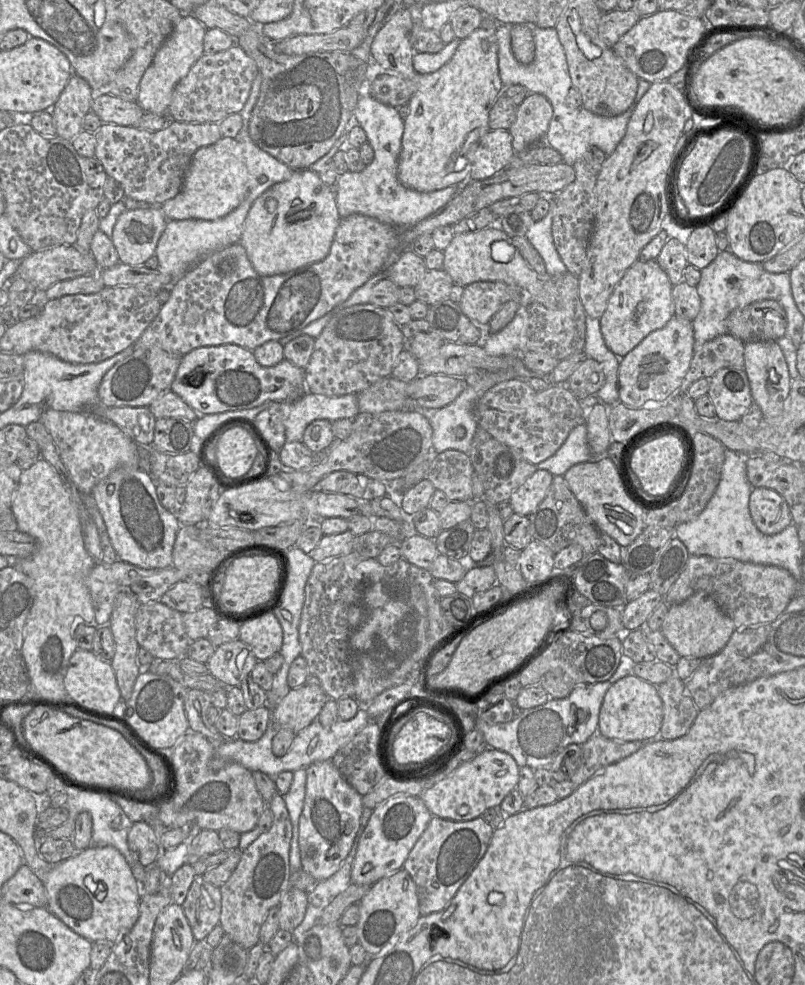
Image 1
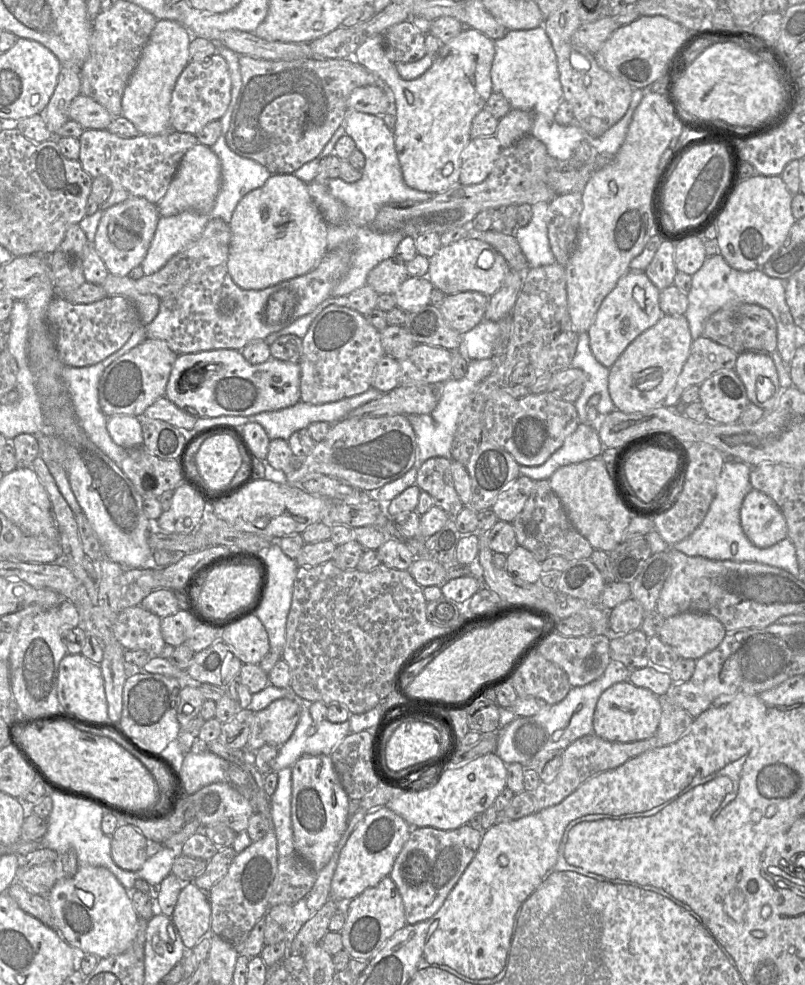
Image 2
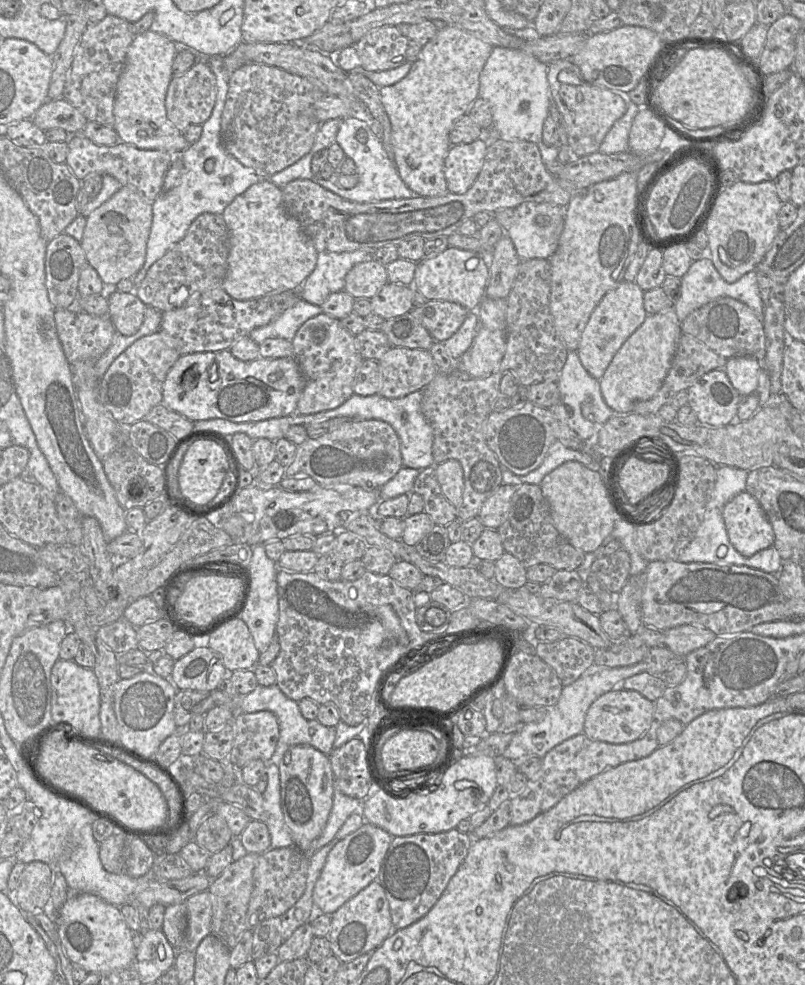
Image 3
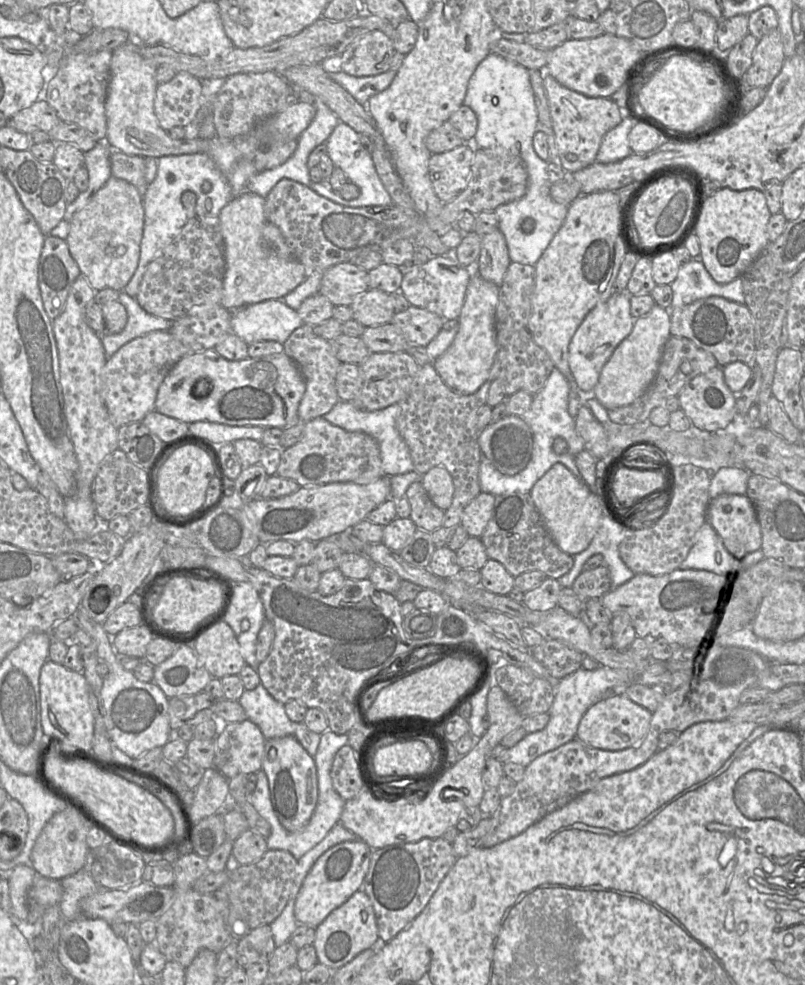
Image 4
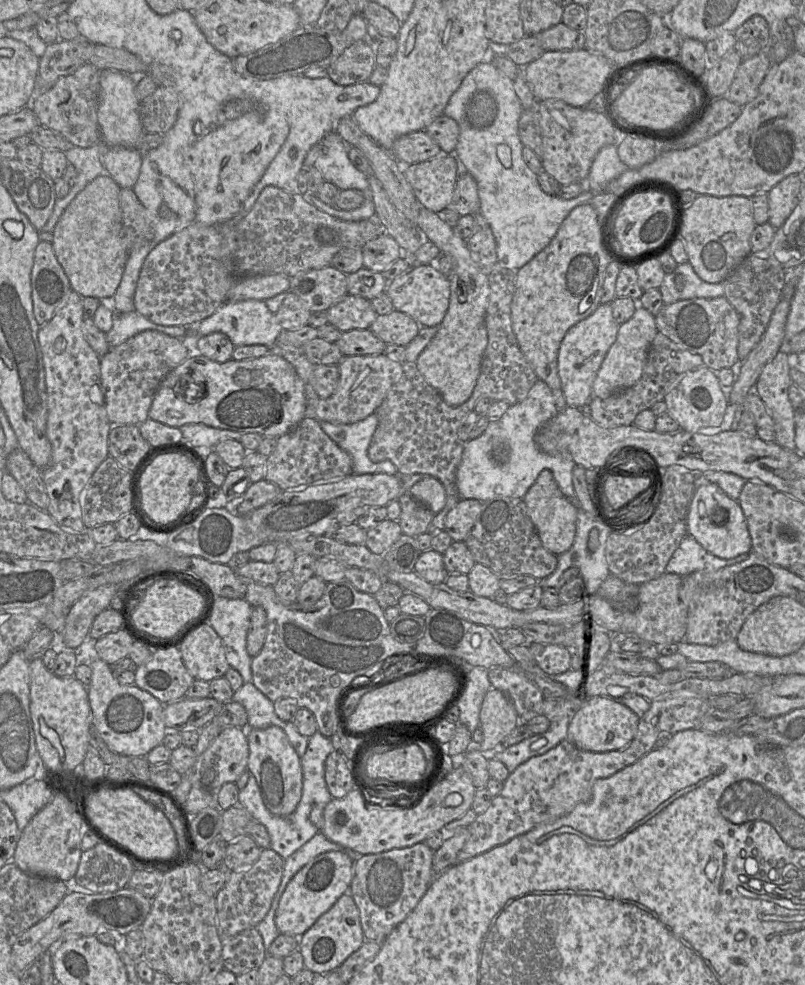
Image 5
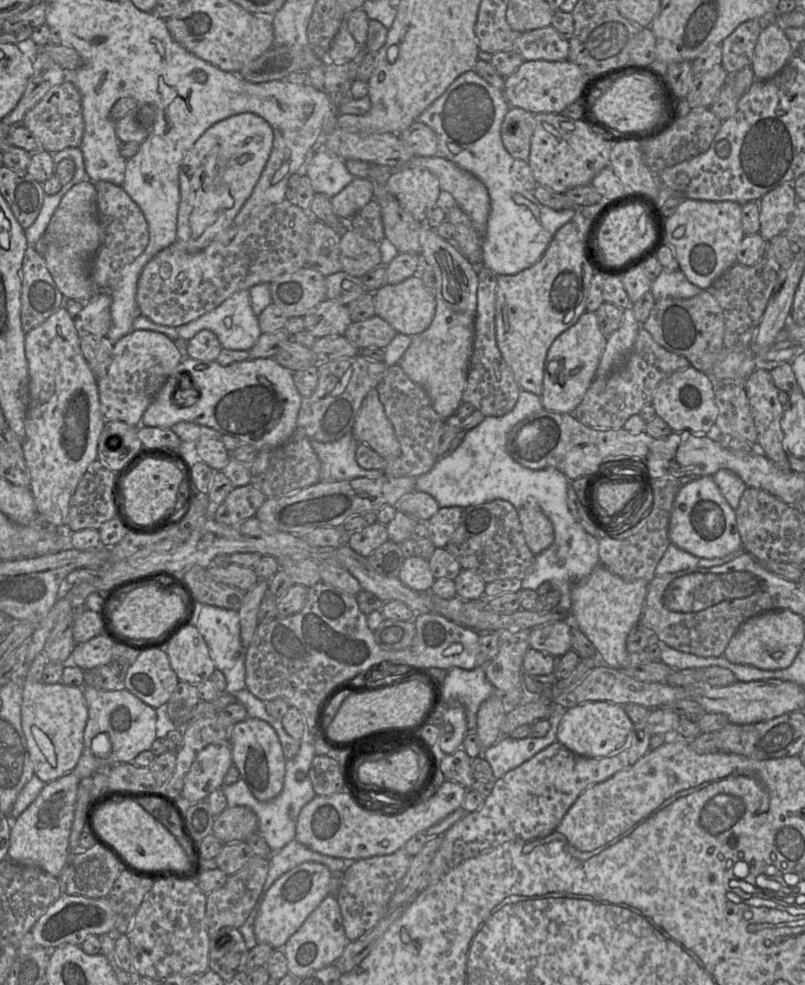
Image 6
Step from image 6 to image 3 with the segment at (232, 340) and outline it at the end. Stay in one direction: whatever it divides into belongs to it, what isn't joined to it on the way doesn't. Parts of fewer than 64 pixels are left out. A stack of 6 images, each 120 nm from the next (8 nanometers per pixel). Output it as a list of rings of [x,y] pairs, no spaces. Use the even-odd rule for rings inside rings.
[[[299,300],[269,324],[252,330],[248,337],[258,344],[270,338],[292,341],[303,323],[320,313],[320,306]]]

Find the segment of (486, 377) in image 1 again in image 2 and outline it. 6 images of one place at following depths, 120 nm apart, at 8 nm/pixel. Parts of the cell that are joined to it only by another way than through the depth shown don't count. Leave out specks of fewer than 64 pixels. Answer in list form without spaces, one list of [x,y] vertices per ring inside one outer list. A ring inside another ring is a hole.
[[[494,357],[487,359],[473,359],[468,362],[468,369],[461,379],[450,378],[438,385],[438,404],[427,414],[406,415],[417,437],[418,452],[416,462],[423,464],[433,457],[451,458],[453,437],[457,429],[457,420],[463,409],[472,399],[472,394],[479,384],[490,375],[497,364]]]

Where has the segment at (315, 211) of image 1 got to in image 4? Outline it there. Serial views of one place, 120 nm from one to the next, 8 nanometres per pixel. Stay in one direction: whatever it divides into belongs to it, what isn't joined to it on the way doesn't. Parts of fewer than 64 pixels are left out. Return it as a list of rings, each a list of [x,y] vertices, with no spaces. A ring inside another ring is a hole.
[[[244,191],[222,208],[218,216],[224,240],[226,268],[221,305],[228,310],[270,299],[283,299],[294,290],[308,272],[291,256],[280,230],[265,215],[265,198]]]

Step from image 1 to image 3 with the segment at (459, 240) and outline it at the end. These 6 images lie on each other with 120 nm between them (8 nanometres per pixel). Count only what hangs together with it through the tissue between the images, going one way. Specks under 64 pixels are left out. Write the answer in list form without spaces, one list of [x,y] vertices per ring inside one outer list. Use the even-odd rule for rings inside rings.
[[[448,248],[433,258],[422,259],[416,266],[412,284],[416,292],[415,305],[440,300],[458,303],[474,311],[486,296],[491,262],[490,251],[476,252],[458,248]]]

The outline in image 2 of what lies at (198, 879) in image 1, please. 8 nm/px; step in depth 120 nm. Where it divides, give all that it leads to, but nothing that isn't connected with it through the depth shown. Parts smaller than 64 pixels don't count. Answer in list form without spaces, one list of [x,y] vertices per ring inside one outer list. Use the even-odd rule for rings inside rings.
[[[193,881],[188,882],[179,894],[171,919],[187,949],[195,947],[204,937],[213,935],[211,931],[211,906],[207,892],[198,888]]]

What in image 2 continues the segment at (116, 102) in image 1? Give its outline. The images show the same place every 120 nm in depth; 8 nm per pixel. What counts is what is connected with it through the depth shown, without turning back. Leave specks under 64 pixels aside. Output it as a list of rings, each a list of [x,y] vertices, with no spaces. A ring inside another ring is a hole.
[[[76,96],[70,105],[70,120],[86,129],[106,129],[114,119],[108,110],[88,96]]]

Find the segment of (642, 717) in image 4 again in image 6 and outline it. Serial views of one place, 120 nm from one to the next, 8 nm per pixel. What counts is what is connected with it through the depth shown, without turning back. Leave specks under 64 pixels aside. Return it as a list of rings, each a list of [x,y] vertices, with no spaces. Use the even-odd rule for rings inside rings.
[[[606,701],[586,702],[564,711],[558,725],[557,741],[580,756],[605,757],[623,748],[633,730],[634,724],[624,706]]]

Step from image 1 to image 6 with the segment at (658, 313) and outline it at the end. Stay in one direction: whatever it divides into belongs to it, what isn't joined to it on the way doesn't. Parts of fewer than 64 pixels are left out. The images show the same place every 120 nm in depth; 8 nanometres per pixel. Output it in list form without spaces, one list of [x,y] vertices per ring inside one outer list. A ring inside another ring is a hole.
[[[585,311],[579,319],[562,332],[551,344],[544,362],[543,408],[559,413],[573,413],[595,378],[607,337],[600,331],[595,312]]]

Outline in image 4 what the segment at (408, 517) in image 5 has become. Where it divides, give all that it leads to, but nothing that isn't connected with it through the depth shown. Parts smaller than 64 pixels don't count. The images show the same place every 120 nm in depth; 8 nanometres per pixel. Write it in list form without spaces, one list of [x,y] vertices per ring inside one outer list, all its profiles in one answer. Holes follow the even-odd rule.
[[[421,480],[413,482],[404,496],[411,507],[409,518],[418,529],[432,532],[442,526],[445,511],[432,502]]]

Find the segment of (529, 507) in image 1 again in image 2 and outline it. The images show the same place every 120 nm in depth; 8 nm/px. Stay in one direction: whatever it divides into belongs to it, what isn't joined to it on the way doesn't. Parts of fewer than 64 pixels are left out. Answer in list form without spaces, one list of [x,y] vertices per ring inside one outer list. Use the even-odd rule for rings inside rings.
[[[519,476],[507,489],[501,492],[491,507],[498,520],[512,522],[522,511],[526,501],[533,492],[535,480]]]

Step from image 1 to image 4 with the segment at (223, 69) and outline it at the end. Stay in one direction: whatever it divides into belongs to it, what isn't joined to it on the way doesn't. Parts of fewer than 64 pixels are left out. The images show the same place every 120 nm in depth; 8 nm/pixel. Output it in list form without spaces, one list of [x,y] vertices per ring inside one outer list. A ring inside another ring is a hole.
[[[179,72],[167,83],[158,85],[154,112],[162,129],[185,127],[201,108],[202,82],[188,72]]]

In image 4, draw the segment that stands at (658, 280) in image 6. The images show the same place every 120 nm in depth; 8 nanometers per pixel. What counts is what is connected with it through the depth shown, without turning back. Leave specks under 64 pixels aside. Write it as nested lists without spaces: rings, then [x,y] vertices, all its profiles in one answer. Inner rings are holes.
[[[700,258],[680,265],[670,286],[673,294],[670,309],[681,308],[696,300],[712,296],[741,304],[745,301],[741,277],[728,283],[718,283],[711,277]]]

